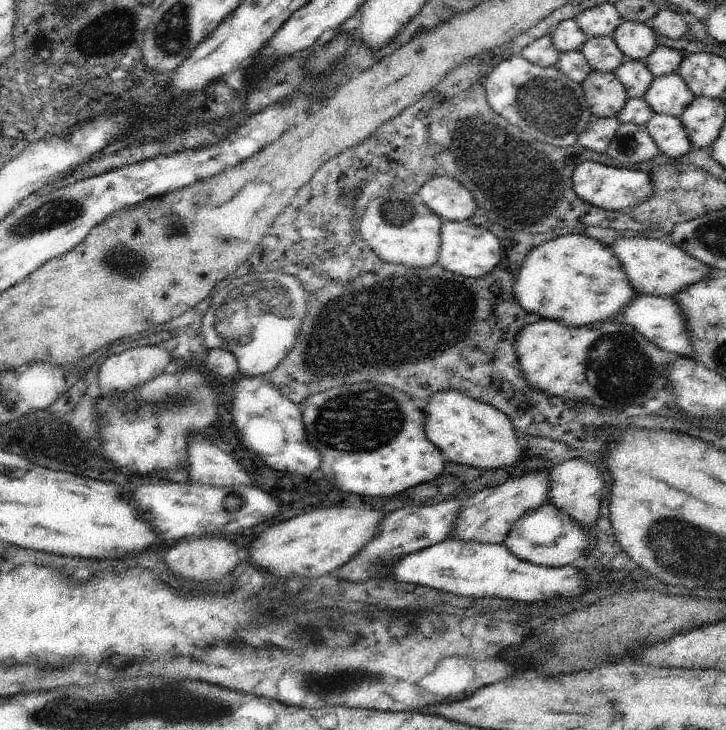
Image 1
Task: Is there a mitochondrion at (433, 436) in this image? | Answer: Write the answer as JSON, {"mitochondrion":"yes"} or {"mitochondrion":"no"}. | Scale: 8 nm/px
{"mitochondrion":"no"}

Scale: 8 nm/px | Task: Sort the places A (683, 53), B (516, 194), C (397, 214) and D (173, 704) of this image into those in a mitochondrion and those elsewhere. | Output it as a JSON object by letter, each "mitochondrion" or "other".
{"A":"other","B":"mitochondrion","C":"mitochondrion","D":"mitochondrion"}

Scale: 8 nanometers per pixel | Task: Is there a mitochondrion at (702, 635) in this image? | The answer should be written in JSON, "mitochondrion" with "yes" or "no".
{"mitochondrion":"no"}

